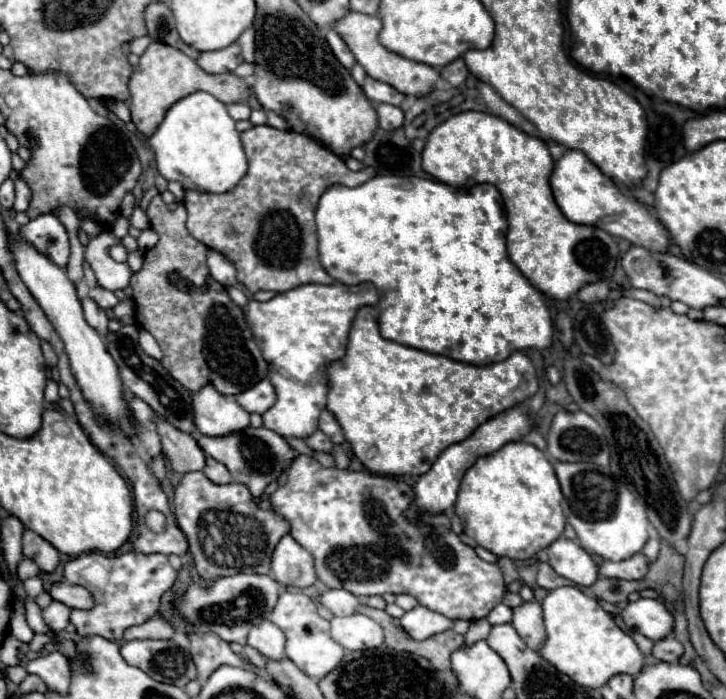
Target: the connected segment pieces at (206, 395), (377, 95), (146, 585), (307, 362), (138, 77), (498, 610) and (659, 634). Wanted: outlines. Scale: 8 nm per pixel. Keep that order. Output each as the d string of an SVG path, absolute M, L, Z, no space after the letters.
M204 386L194 394L194 420L196 428L204 436L228 436L228 432L240 432L240 428L250 426L250 414L236 402L234 396L224 396L214 390L214 386Z
M366 76L366 82L364 82L362 90L364 90L368 100L372 100L372 102L386 102L386 104L392 104L392 106L400 106L404 102L404 98L406 98L396 88L392 88L390 84L374 80L370 76Z
M88 552L66 562L64 578L70 584L88 588L98 602L92 610L72 610L70 622L76 626L78 636L102 636L106 640L120 640L126 628L142 624L154 612L158 612L160 596L172 588L176 570L170 566L164 554L128 552L120 556L104 556L100 552Z
M302 284L288 292L276 294L268 302L250 300L246 320L256 336L264 360L268 362L268 380L276 388L276 404L262 414L264 426L286 438L308 438L318 430L318 416L326 404L324 370L332 360L346 354L350 324L362 306L374 306L378 290L372 284Z
M152 42L146 48L146 52L140 56L140 66L134 70L134 74L130 78L132 122L136 124L140 134L152 136L154 130L158 128L158 124L164 120L164 114L168 112L168 108L172 104L176 104L178 100L182 100L184 96L194 94L198 90L216 96L224 104L236 104L236 102L248 100L248 86L246 86L244 78L236 76L234 72L208 74L192 58L188 58L184 52L180 52L168 44Z
M498 604L486 618L490 624L506 624L512 620L512 608L508 608L506 604Z
M640 598L630 602L622 610L622 618L628 628L644 634L654 642L666 638L674 630L674 616L662 602L654 598Z

